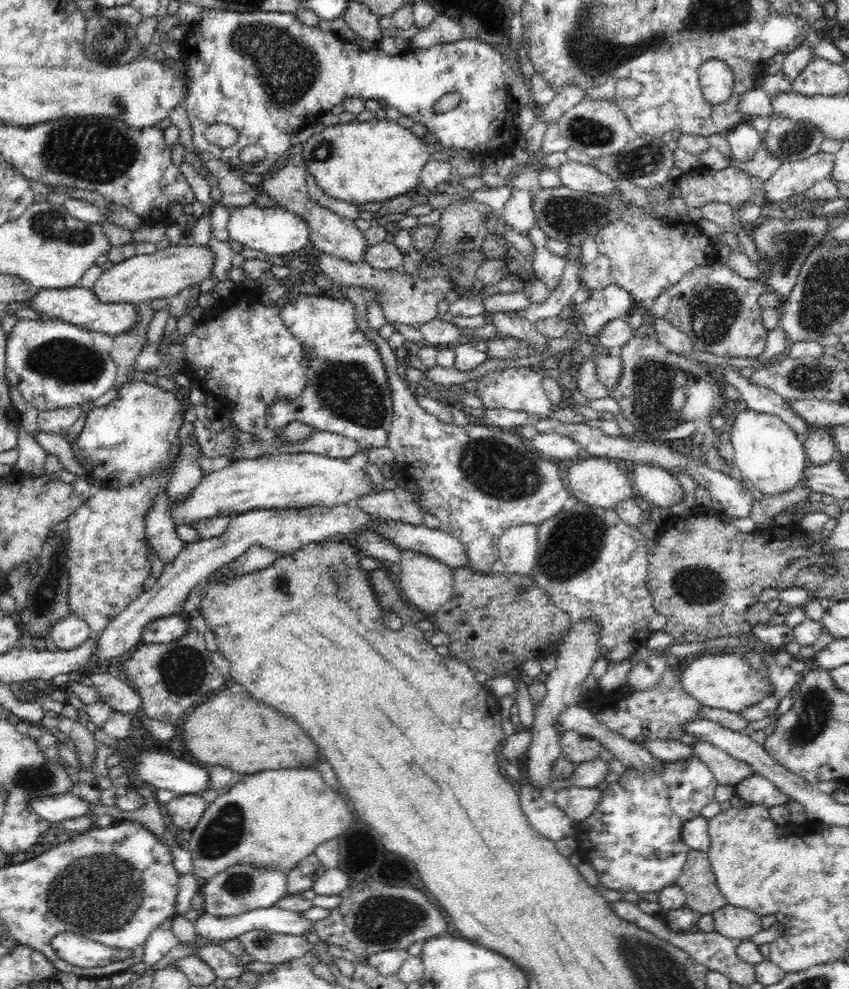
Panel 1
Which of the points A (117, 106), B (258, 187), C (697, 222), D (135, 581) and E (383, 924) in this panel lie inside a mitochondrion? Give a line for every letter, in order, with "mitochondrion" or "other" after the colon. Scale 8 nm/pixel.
A: mitochondrion
B: other
C: other
D: other
E: mitochondrion

